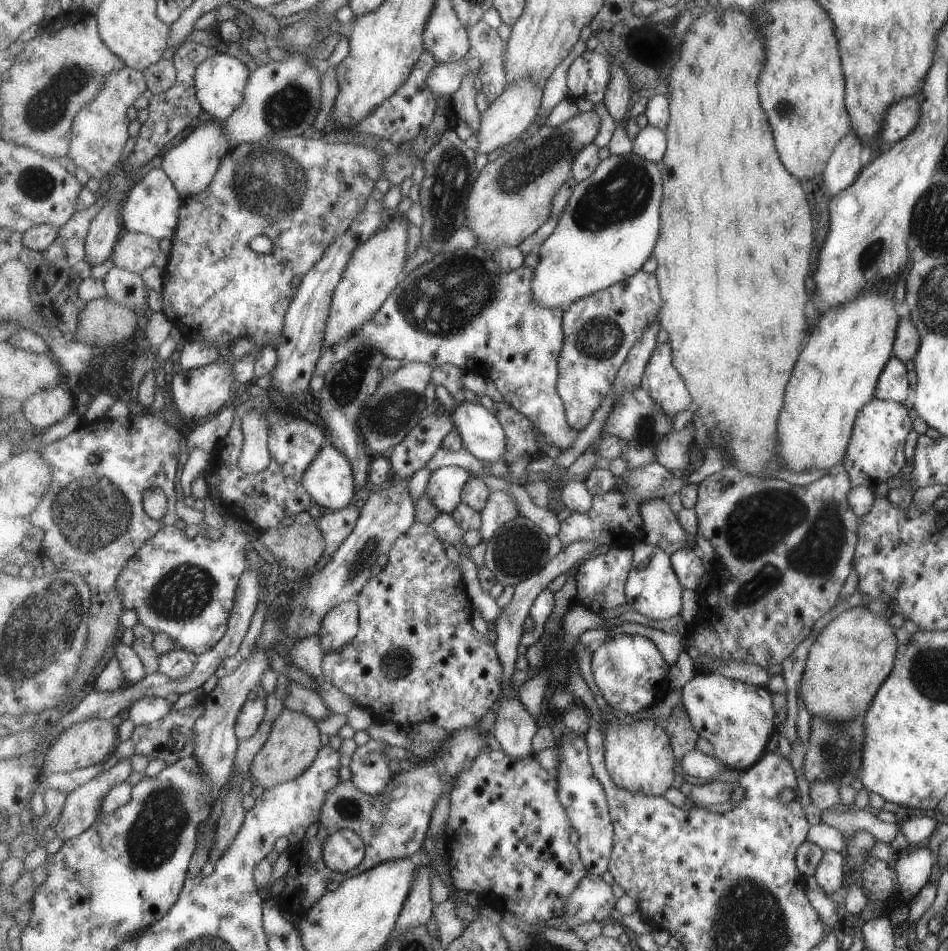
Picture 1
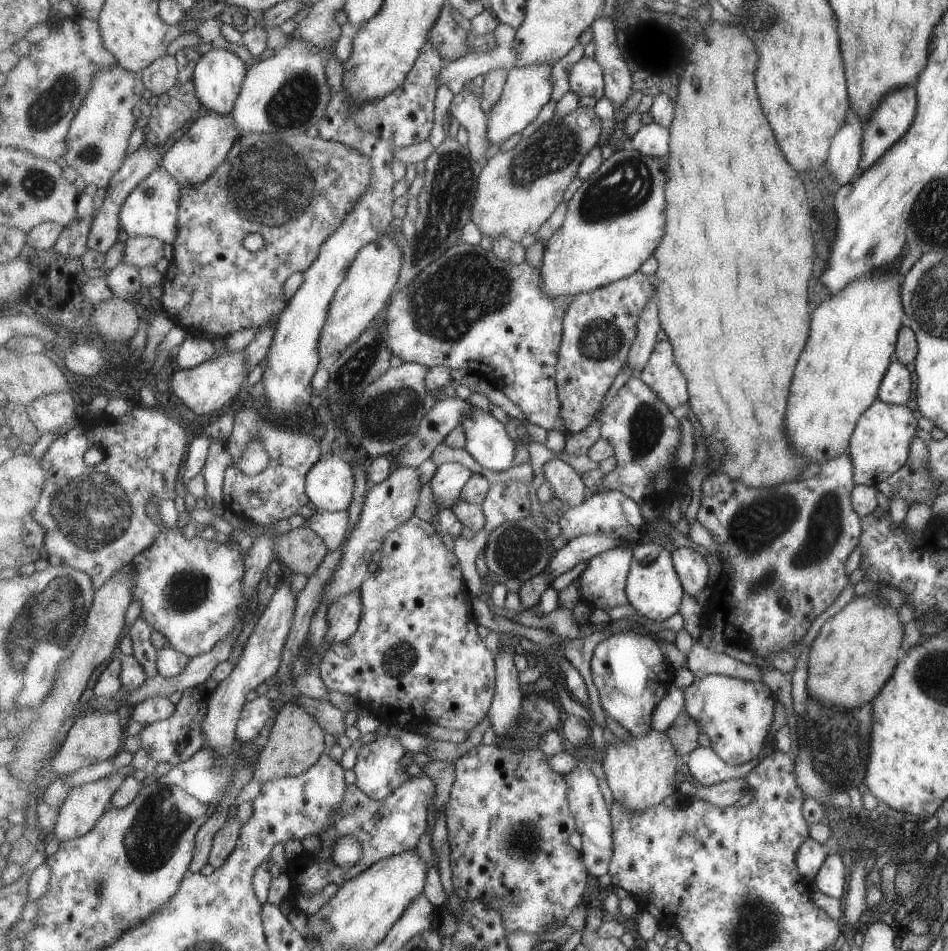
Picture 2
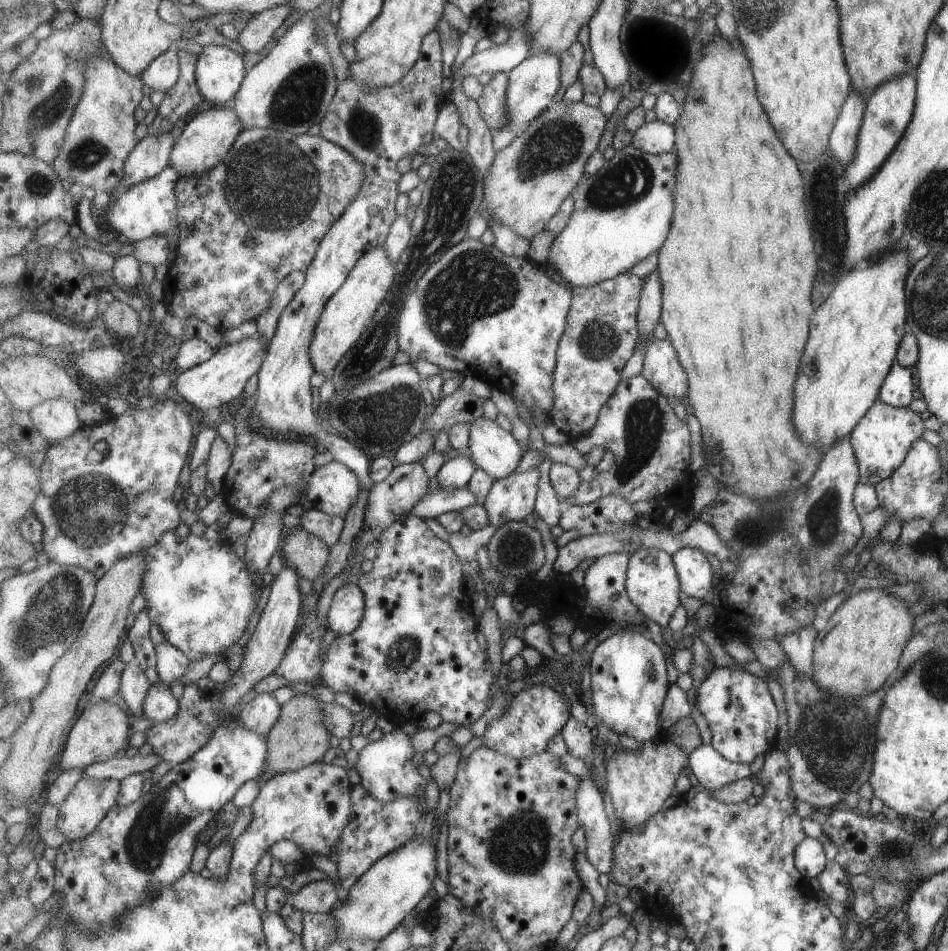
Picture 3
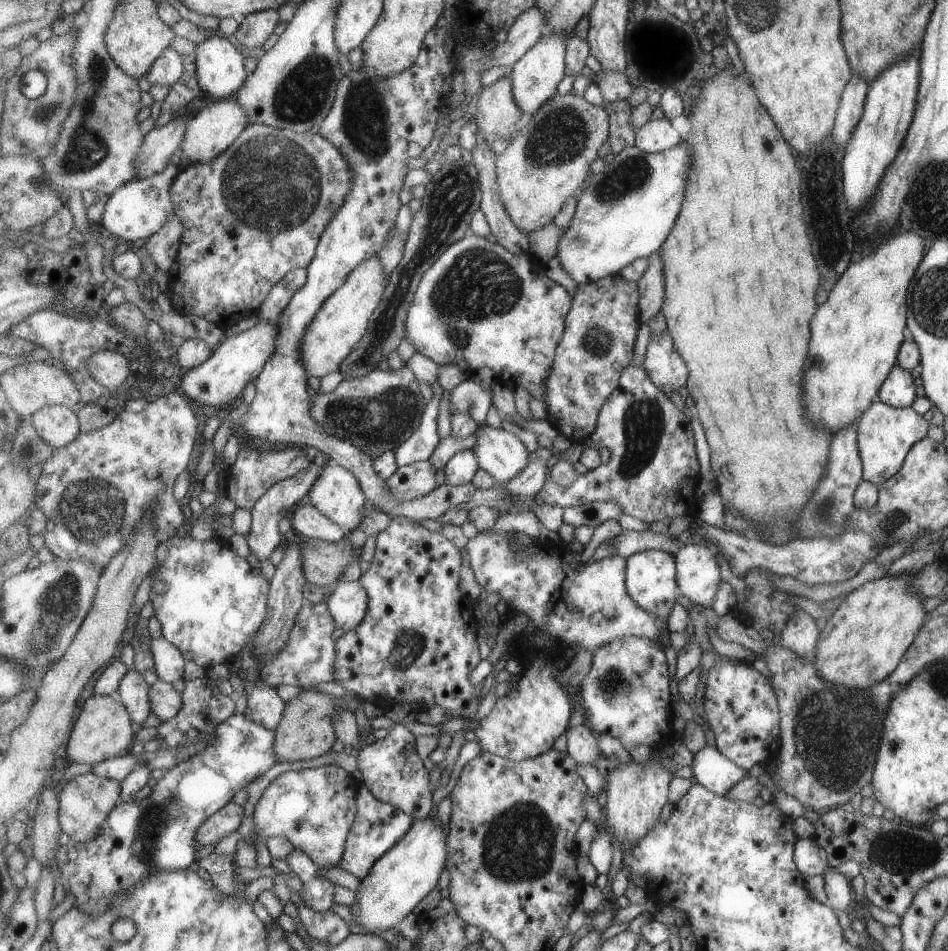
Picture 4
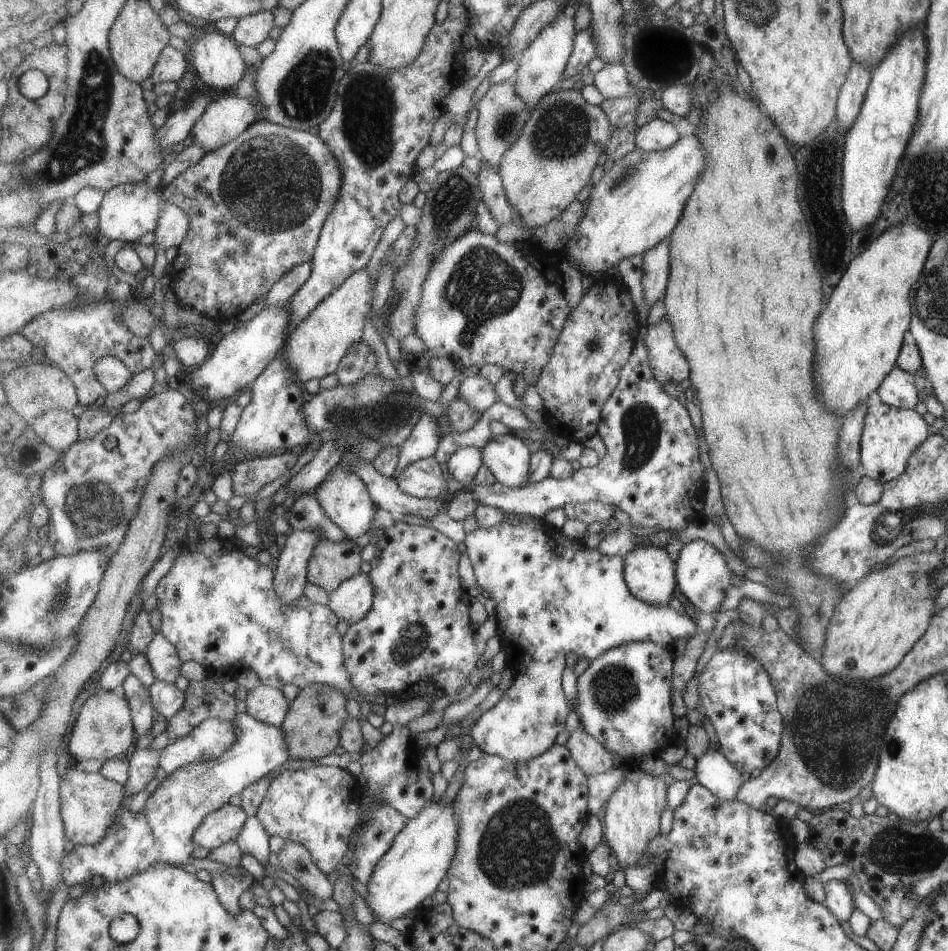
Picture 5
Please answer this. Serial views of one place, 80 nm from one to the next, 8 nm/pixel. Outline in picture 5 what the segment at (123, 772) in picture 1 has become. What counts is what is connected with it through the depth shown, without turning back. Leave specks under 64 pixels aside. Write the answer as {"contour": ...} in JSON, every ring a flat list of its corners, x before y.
{"contour":[[75,765,68,768,62,776,60,798,67,838,74,846,97,846,101,844,101,840,105,840,109,828,115,824,126,792,126,786,106,778,103,774,87,773,78,770]]}

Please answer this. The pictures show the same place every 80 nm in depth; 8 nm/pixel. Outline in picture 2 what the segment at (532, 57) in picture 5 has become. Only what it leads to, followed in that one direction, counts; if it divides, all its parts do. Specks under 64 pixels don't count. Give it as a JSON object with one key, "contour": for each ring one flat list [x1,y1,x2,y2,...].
{"contour":[[539,63,510,70,504,95,494,110,488,114,488,139,492,145,499,146,507,138,523,132,539,116,539,112,551,100,554,90,552,68,553,65,548,63]]}

